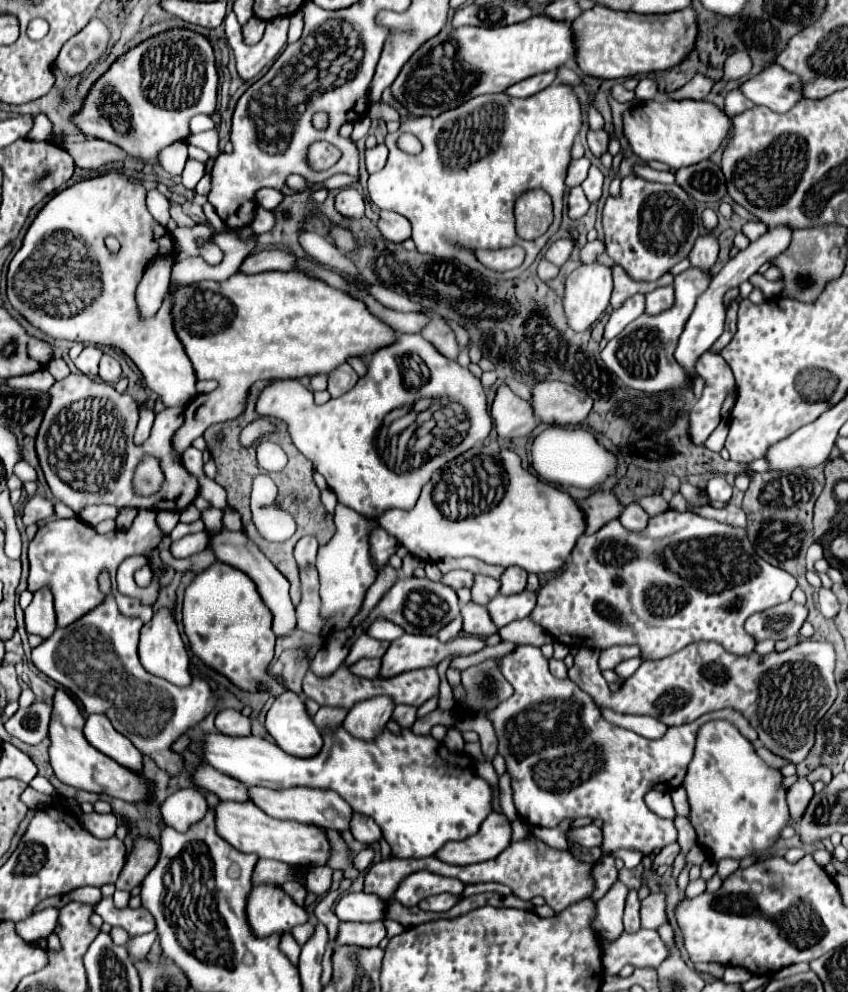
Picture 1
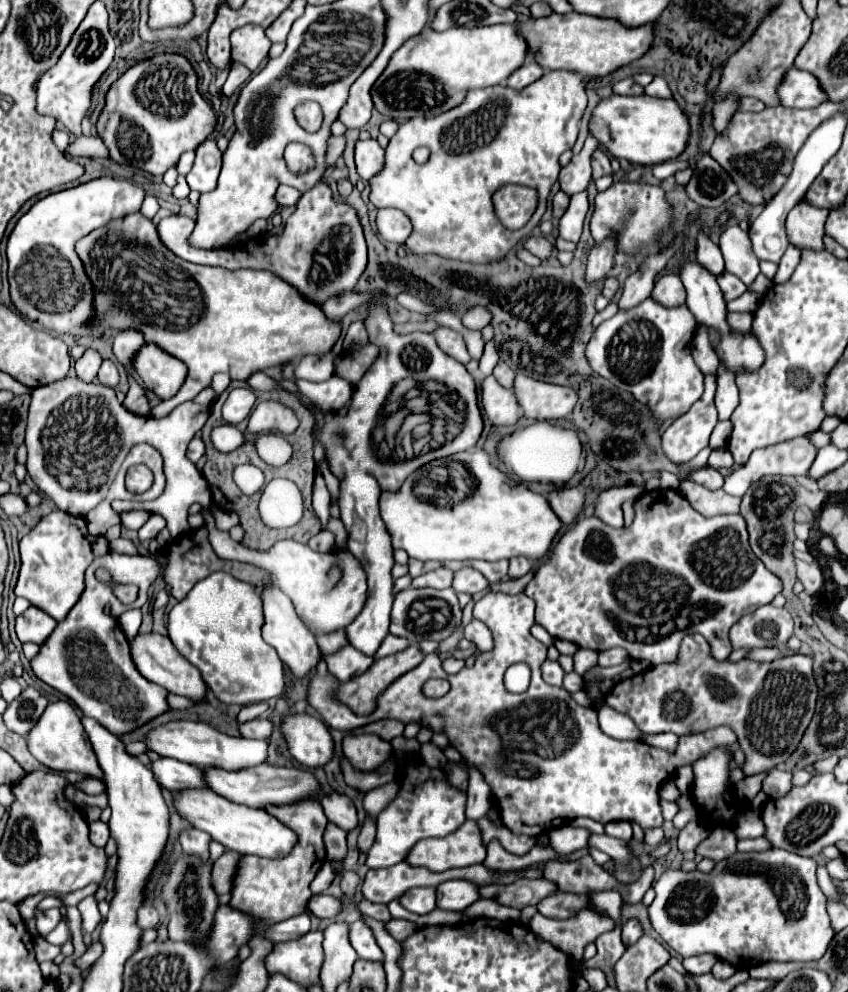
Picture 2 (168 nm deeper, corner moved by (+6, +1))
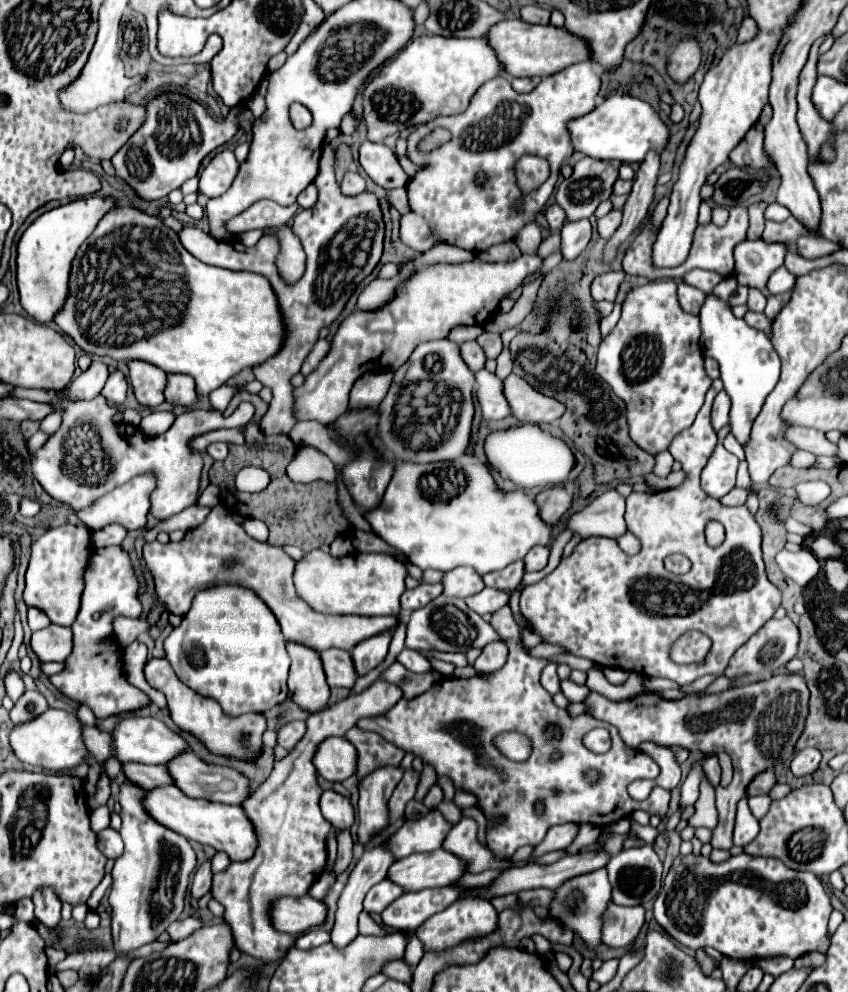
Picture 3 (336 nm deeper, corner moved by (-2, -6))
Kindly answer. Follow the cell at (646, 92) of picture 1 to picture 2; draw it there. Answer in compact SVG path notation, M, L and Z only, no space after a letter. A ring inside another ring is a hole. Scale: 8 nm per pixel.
M655 77L647 87L645 87L645 93L647 95L653 95L653 97L671 97L671 91L665 83L663 77Z

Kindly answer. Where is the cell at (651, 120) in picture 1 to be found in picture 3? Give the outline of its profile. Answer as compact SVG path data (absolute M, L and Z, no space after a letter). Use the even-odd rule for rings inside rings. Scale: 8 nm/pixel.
M613 94L605 98L589 114L571 120L567 124L567 132L575 152L599 160L623 160L625 164L643 162L649 150L663 152L669 140L669 130L657 112L647 102L629 94Z

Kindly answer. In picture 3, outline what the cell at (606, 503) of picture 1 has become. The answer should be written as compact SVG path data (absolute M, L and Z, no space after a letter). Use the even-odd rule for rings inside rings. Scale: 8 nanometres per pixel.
M553 486L535 496L535 504L539 508L539 518L547 524L557 524L559 518L569 510L571 506L571 494L563 486Z

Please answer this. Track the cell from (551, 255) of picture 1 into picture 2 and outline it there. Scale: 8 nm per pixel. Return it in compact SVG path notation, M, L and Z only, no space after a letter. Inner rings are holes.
M539 235L539 237L529 237L527 243L525 243L525 249L529 253L533 253L535 257L539 257L541 261L547 261L553 255L555 247L553 247L551 241L547 241L543 235Z

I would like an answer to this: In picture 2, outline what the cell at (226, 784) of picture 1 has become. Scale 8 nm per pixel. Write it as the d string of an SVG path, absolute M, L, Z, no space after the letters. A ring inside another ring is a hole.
M169 757L153 761L153 775L157 783L167 787L169 791L179 793L183 789L207 789L207 779L203 769Z

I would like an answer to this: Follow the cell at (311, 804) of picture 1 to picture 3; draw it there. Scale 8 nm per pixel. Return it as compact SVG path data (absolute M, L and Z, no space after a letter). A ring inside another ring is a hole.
M181 752L179 756L173 756L165 766L167 766L171 780L175 780L175 786L191 798L203 798L203 800L211 800L211 802L223 802L223 804L237 804L239 806L239 804L243 804L243 800L249 794L249 782L245 776L241 776L239 772L225 768L225 766L205 764L193 752Z

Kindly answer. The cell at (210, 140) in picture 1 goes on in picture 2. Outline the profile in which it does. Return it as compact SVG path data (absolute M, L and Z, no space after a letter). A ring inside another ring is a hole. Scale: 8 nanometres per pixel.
M205 139L195 149L195 163L187 175L187 183L193 191L207 193L217 187L217 180L221 170L221 151L215 139Z

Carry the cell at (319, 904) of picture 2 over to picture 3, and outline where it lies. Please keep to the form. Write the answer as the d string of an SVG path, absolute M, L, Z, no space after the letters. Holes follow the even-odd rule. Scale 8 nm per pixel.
M287 896L271 904L271 922L279 932L299 934L305 932L307 928L319 926L325 920L325 912L325 904L311 896Z

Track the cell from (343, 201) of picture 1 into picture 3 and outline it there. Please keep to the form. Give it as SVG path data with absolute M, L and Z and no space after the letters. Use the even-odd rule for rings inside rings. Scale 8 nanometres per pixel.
M345 172L343 182L341 182L341 192L347 196L365 192L365 178L359 172Z

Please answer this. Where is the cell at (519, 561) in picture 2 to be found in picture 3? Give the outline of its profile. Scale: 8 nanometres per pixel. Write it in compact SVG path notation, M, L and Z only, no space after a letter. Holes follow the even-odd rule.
M549 546L531 548L531 552L527 552L527 556L525 556L525 570L533 572L533 570L545 568L547 566L547 558L549 558Z

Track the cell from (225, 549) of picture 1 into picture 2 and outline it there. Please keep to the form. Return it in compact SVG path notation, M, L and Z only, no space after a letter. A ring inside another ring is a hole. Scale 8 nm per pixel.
M271 585L271 589L267 589L267 593L259 593L261 601L263 601L263 615L265 615L265 625L263 625L263 639L273 645L281 657L283 663L287 663L289 671L295 677L303 677L309 671L315 669L317 661L321 659L321 651L315 643L315 635L303 625L303 621L299 619L299 615L295 613L291 599L279 589L279 585Z

